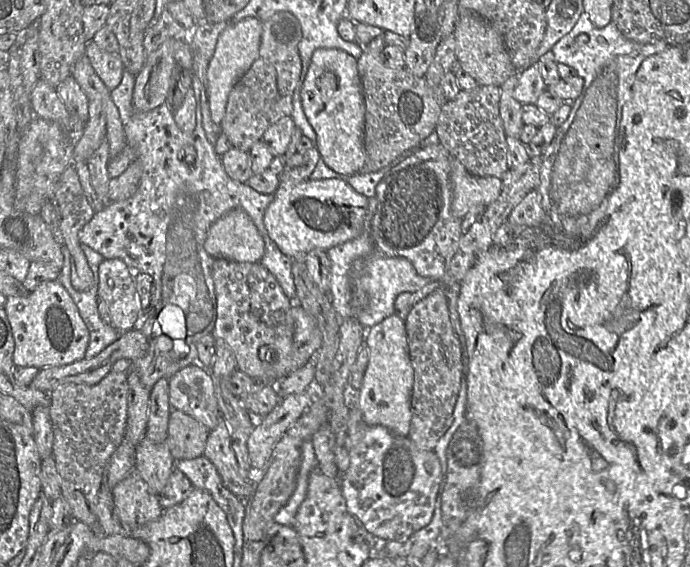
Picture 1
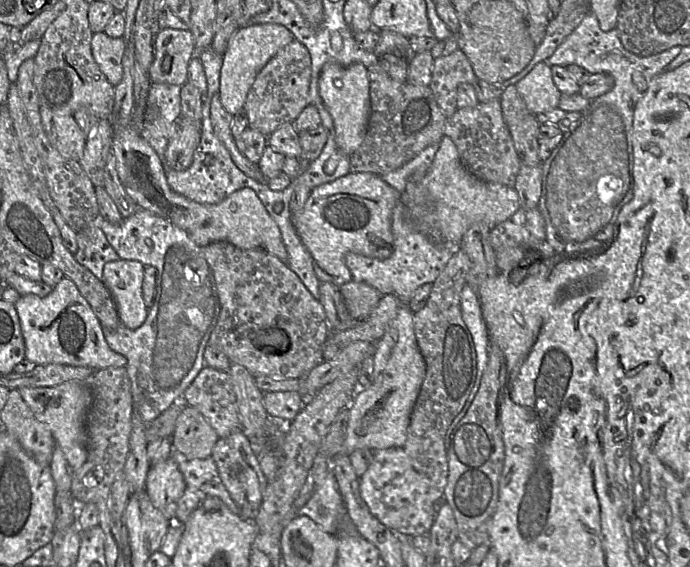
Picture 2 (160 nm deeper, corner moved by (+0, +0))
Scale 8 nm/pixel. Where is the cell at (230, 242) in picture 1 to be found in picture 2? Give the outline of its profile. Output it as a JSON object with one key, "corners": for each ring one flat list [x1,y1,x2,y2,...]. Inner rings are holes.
{"corners":[[133,126,114,130,111,151,116,160,119,179,127,194,141,208,184,230,199,247,226,241,243,250,264,249,282,262,287,262,288,255,280,229,252,189,236,190,218,204,201,204,174,192,167,182,159,156]]}

